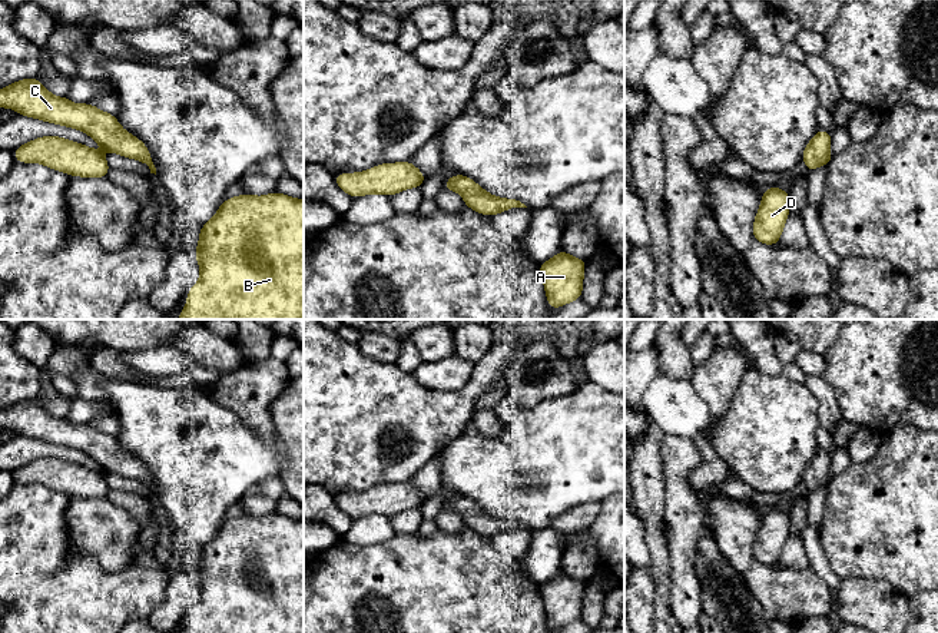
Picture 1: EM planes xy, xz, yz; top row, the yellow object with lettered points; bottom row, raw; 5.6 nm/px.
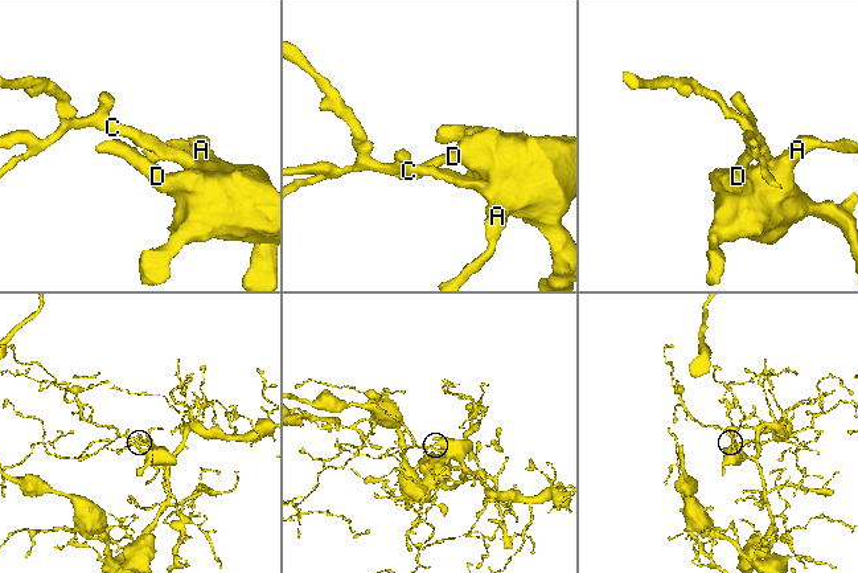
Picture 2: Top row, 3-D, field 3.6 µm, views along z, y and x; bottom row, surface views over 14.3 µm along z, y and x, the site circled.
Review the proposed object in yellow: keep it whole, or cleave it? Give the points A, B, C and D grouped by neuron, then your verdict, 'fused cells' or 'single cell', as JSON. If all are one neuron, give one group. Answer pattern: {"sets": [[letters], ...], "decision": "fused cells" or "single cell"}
{"sets": [["A", "B", "C", "D"]], "decision": "single cell"}

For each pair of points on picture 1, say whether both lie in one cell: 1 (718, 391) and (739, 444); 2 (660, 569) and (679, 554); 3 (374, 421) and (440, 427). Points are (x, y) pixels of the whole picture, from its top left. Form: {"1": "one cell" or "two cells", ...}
{"1": "two cells", "2": "two cells", "3": "one cell"}

